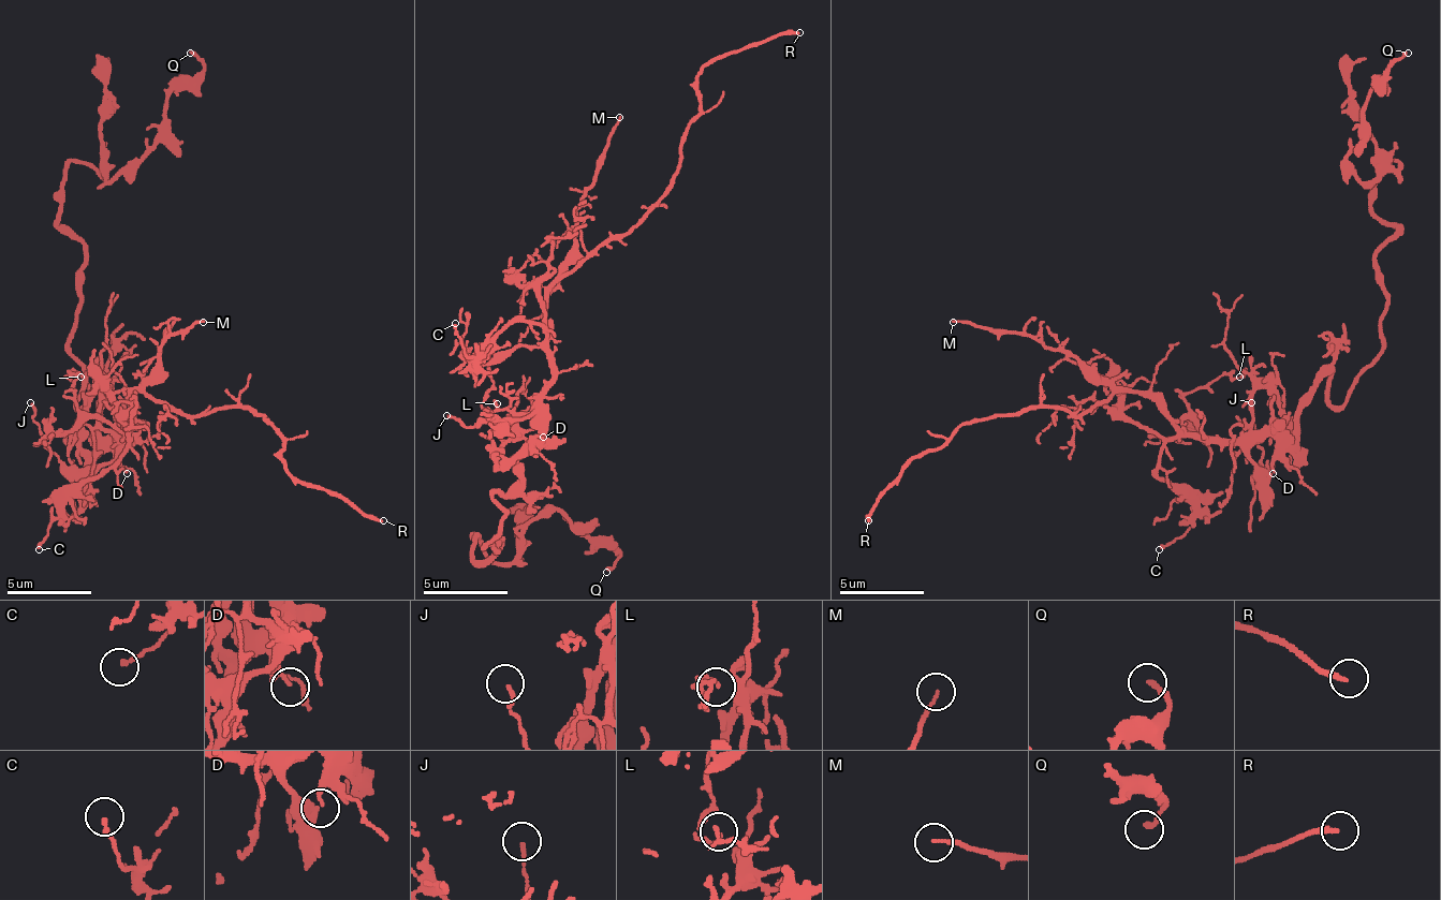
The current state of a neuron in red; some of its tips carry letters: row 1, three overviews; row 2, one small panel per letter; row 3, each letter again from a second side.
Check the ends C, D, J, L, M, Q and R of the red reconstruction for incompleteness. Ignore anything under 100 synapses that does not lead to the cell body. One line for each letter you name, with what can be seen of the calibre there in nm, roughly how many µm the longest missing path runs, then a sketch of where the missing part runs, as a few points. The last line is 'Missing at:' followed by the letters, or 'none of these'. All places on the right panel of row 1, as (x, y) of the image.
R: 200 nm | 40 µm
Missing at: R

